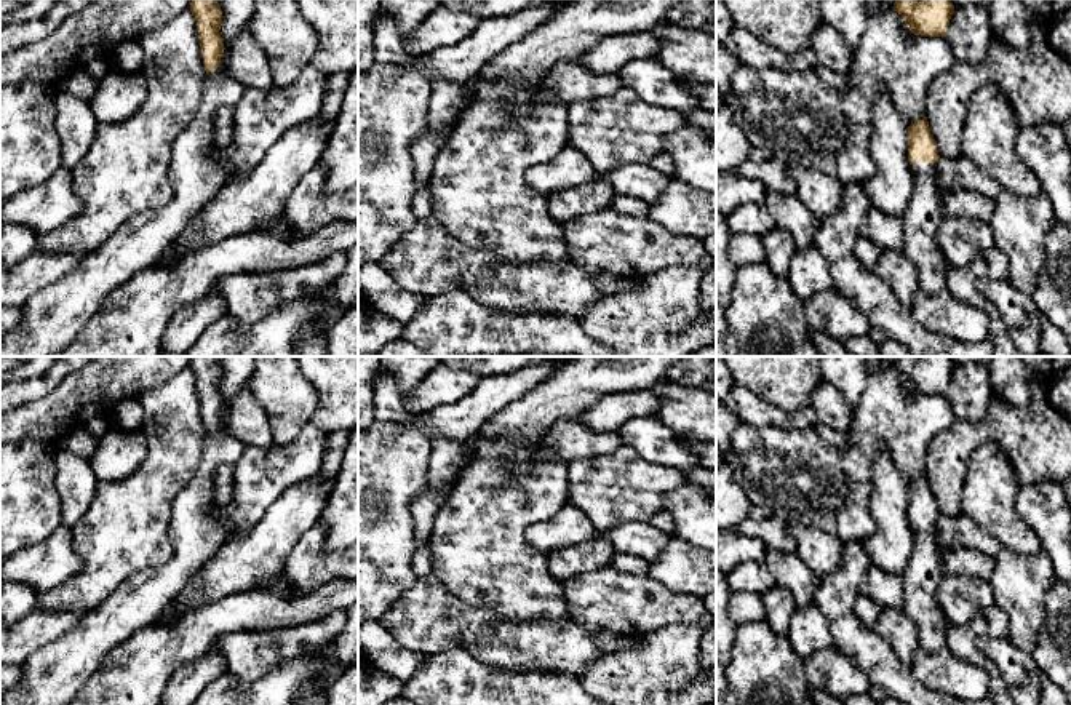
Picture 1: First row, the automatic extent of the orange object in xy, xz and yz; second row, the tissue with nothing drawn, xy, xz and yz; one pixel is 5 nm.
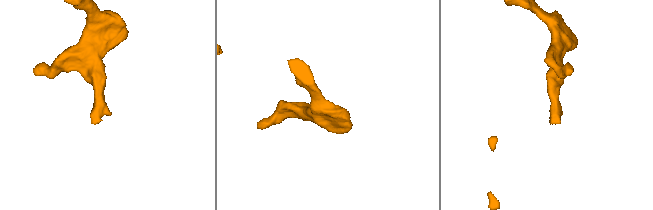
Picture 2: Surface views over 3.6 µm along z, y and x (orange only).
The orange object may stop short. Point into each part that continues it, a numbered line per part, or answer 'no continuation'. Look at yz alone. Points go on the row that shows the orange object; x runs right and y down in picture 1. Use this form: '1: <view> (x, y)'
1: yz (935, 309)

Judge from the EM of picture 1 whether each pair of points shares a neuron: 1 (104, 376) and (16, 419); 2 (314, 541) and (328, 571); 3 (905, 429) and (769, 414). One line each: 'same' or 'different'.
1: same
2: same
3: different

